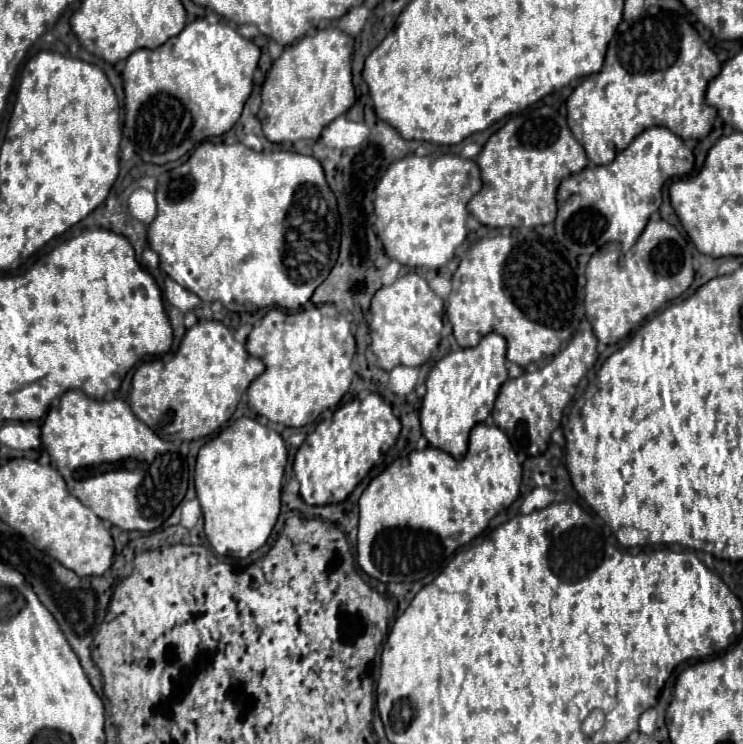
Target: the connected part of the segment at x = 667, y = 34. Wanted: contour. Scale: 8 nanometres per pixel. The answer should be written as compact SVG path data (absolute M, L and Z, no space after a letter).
M663 10L643 12L635 22L623 20L617 26L601 72L583 78L571 92L567 98L567 124L593 164L613 162L615 152L629 146L629 142L649 126L665 126L683 140L705 138L717 116L717 110L705 102L705 90L709 80L719 72L721 62L716 53L701 40L691 24L683 22L683 18L673 18L673 14Z

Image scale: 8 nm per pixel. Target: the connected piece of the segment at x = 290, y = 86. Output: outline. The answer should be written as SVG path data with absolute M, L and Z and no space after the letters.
M335 26L319 28L295 44L287 46L283 54L269 68L261 88L261 120L263 134L271 142L317 140L321 130L337 116L345 114L355 104L355 90L351 82L351 52L353 38Z

